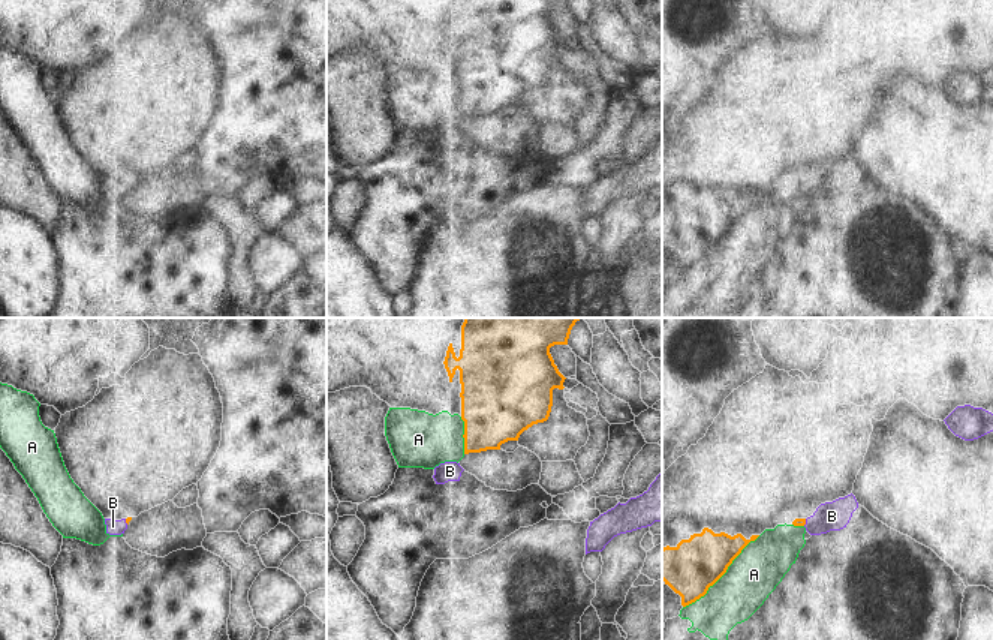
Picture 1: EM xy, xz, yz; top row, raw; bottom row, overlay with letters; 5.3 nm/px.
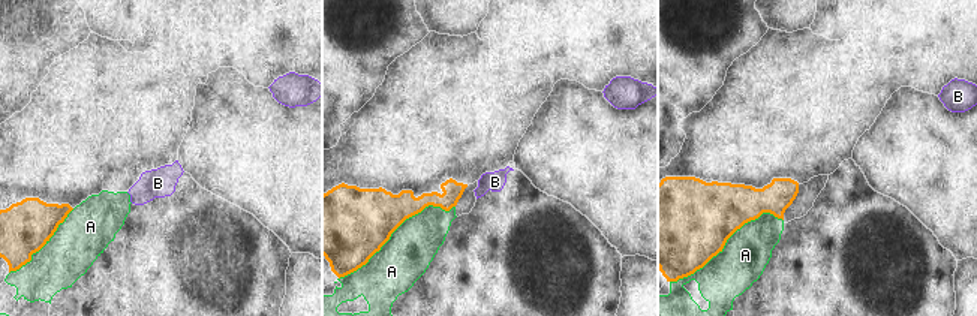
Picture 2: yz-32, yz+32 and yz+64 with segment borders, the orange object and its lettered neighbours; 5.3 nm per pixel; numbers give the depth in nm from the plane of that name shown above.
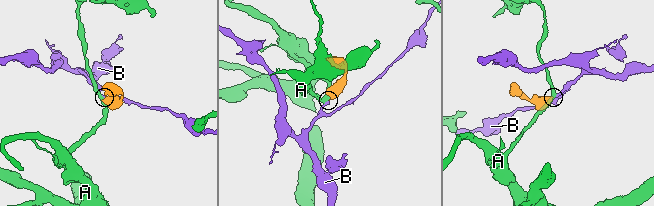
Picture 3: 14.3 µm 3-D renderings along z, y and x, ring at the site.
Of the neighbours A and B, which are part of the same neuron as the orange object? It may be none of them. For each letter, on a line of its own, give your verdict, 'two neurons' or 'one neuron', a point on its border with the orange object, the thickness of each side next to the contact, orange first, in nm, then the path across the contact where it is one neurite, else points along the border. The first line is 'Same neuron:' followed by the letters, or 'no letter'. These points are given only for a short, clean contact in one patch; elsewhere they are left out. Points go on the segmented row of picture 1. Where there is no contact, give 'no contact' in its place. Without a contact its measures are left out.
Same neuron: B
A: two neurons | yz (722, 574) | 280/280 nm
B: one neuron | yz (805, 522) | 50/160 nm

